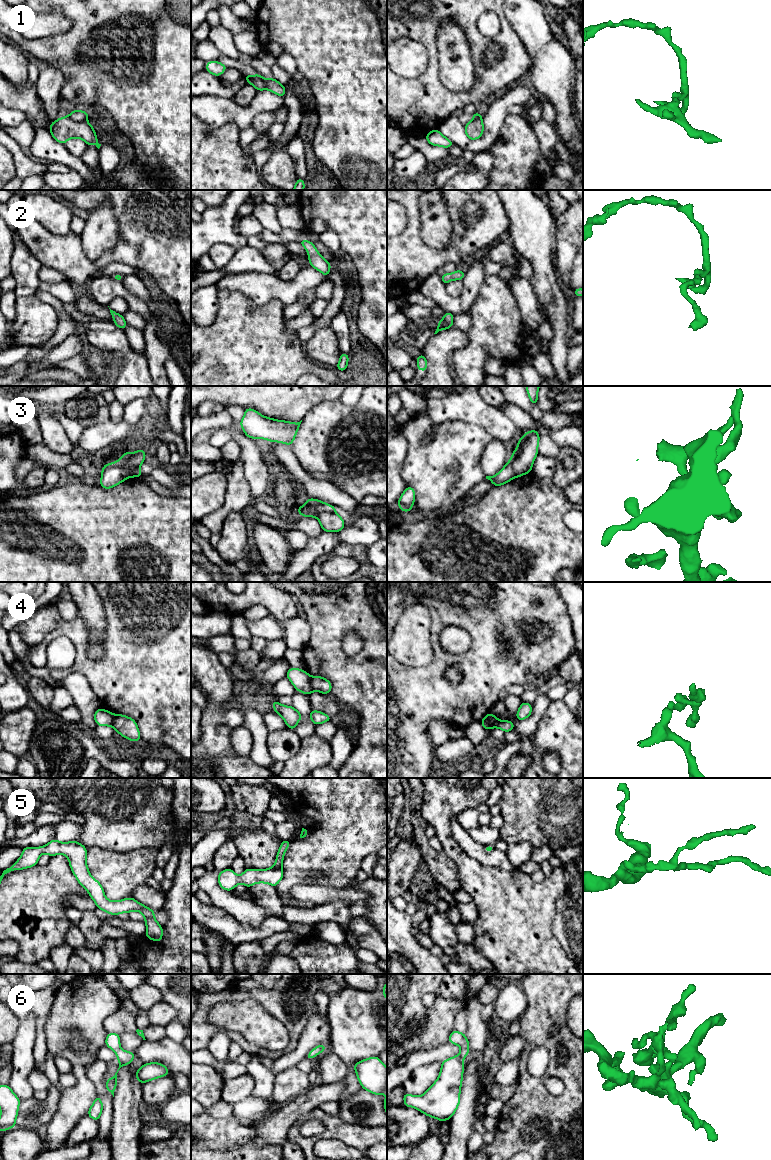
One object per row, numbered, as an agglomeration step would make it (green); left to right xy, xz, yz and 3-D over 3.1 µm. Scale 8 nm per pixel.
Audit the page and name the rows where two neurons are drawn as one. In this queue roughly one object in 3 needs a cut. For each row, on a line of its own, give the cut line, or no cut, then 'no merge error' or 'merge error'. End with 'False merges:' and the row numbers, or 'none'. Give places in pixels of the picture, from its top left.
1: cut xy (67, 116), (74, 121), (85, 122); merge error
2: cut none; no merge error
3: cut xz (334, 511), (321, 511), (316, 516); merge error
4: cut xz (310, 677), (310, 688), (312, 690); merge error
5: cut none; no merge error
6: cut none; no merge error
False merges: 1, 3, 4

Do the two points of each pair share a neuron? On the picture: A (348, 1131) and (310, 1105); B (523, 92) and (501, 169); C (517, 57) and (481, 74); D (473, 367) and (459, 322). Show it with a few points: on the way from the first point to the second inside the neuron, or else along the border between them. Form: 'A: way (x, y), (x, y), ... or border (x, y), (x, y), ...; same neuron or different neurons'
A: border (319, 1107), (304, 1114), (296, 1122); different neurons
B: border (509, 115), (499, 134); different neurons
C: way (508, 60), (503, 60), (490, 73); same neuron
D: border (469, 312), (471, 327), (466, 332), (453, 327); different neurons

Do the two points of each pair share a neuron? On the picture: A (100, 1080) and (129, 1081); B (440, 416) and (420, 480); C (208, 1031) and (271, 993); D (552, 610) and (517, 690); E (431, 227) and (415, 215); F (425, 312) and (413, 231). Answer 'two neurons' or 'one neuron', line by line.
A: two neurons
B: two neurons
C: one neuron
D: two neurons
E: two neurons
F: two neurons

